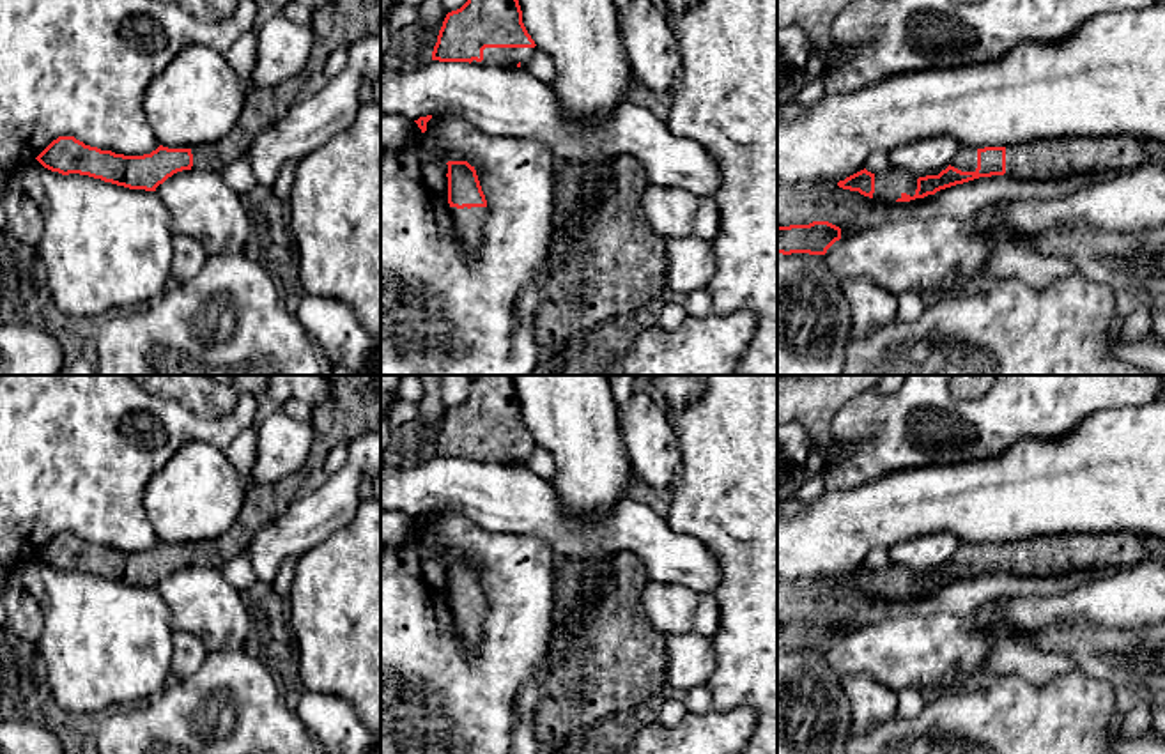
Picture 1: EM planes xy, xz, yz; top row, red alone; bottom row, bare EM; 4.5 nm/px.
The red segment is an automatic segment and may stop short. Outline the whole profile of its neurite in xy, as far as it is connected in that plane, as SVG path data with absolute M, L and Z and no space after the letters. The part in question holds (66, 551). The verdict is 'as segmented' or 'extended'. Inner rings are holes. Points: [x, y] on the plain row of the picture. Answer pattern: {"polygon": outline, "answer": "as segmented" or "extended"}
{"polygon": "M326 375L331 393L322 407L315 409L315 441L308 460L292 474L274 481L250 485L244 504L232 527L221 536L191 545L168 545L159 542L150 550L124 552L112 547L85 542L74 533L58 533L35 556L48 566L62 572L80 570L129 586L156 588L168 573L182 566L221 568L235 556L248 552L253 536L297 497L306 476L313 467L320 467L333 446L349 442L356 432L381 432L381 375Z", "answer": "extended"}

